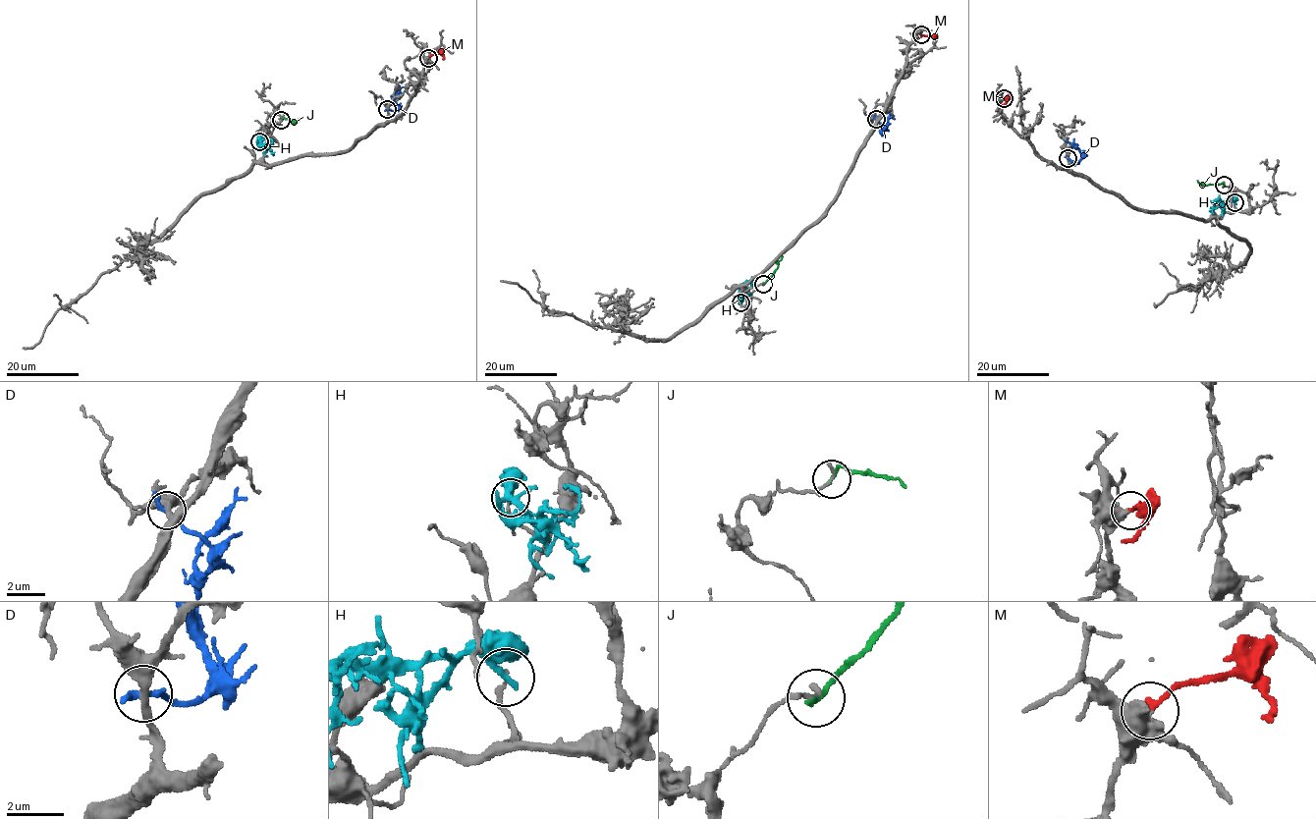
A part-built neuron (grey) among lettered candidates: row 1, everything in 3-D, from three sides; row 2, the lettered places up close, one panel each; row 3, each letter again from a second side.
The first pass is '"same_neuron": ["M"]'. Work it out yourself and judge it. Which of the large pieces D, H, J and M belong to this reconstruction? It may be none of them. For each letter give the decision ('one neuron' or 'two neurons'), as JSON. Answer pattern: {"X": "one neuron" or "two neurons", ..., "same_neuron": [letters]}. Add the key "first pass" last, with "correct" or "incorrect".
{"D": "two neurons", "H": "two neurons", "J": "two neurons", "M": "one neuron", "same_neuron": ["M"], "first pass": "correct"}

